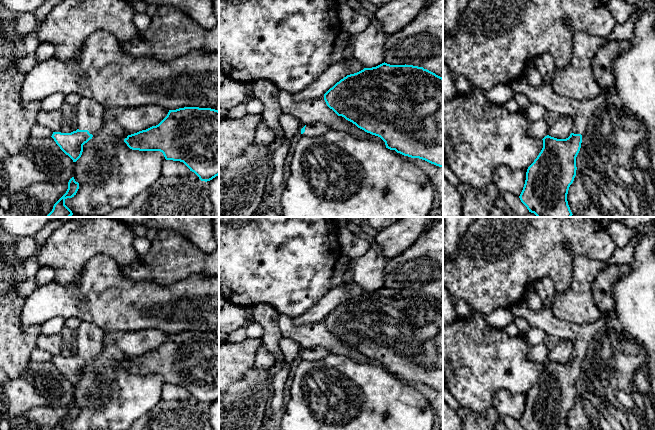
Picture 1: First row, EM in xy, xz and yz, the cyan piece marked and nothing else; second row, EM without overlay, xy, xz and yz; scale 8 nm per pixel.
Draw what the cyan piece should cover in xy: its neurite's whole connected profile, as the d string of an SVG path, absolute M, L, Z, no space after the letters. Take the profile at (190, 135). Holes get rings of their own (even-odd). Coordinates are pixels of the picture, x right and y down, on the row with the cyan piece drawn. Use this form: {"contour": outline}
{"contour": "M169 110L158 125L128 135L124 142L132 150L160 151L166 160L183 162L201 181L219 175L218 110Z"}

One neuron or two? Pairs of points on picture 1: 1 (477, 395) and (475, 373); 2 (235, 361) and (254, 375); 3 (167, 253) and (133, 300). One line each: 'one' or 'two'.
1: one
2: two
3: two

